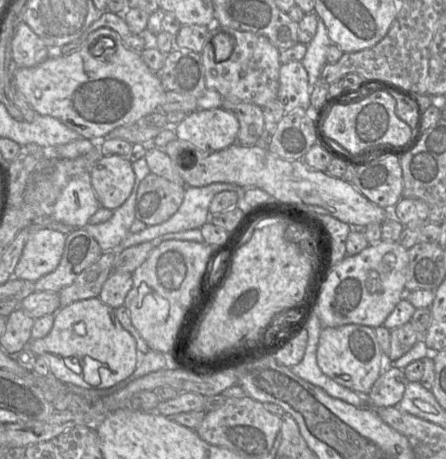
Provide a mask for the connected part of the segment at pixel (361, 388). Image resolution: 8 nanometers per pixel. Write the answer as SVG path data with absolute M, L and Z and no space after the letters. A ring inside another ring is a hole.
M358 324L324 327L317 347L317 363L322 372L338 384L367 396L383 370L387 357L381 351L375 328Z

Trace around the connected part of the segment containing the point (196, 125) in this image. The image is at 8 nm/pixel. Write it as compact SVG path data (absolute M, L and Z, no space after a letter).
M222 107L187 113L175 126L177 138L189 141L205 152L219 151L237 142L239 120Z

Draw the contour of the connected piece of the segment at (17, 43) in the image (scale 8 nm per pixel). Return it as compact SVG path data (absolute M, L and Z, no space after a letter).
M23 21L12 41L12 59L16 67L34 67L52 55L52 50Z

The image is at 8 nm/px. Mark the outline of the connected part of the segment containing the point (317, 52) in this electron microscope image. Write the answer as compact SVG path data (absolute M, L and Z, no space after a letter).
M319 18L316 34L307 44L306 54L301 61L309 76L310 89L319 80L321 71L327 63L327 52L331 44L327 28Z

